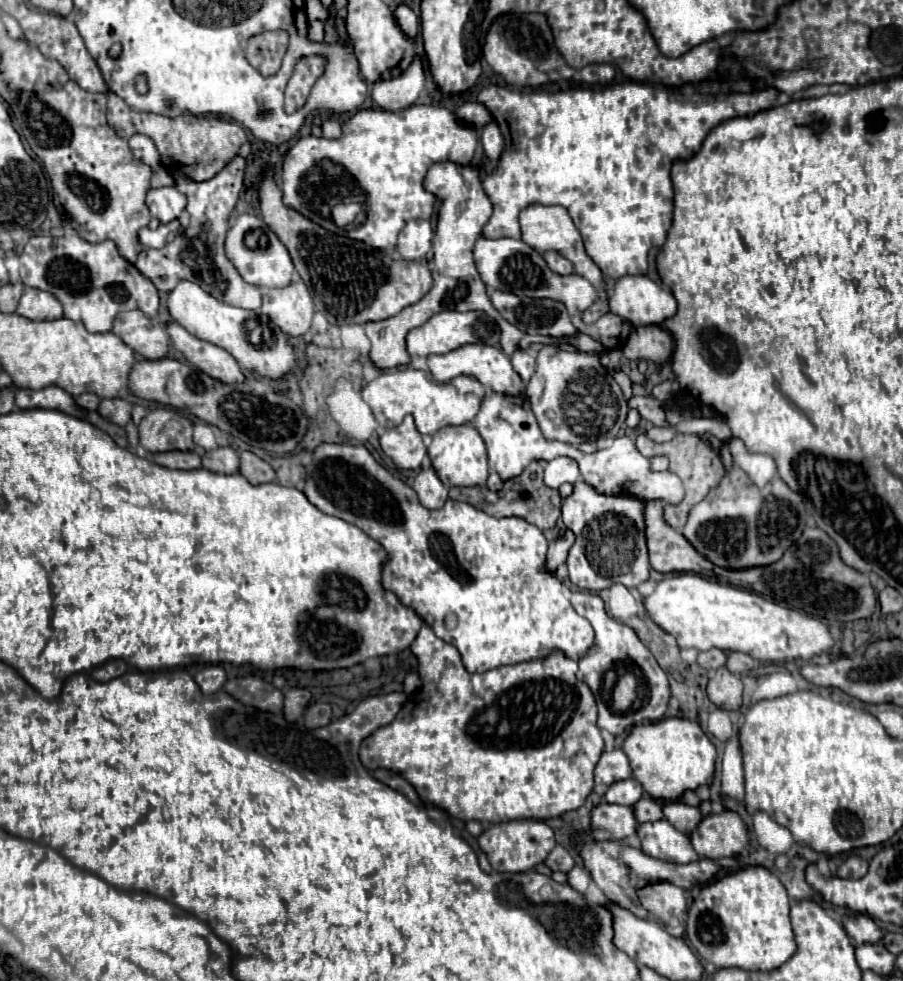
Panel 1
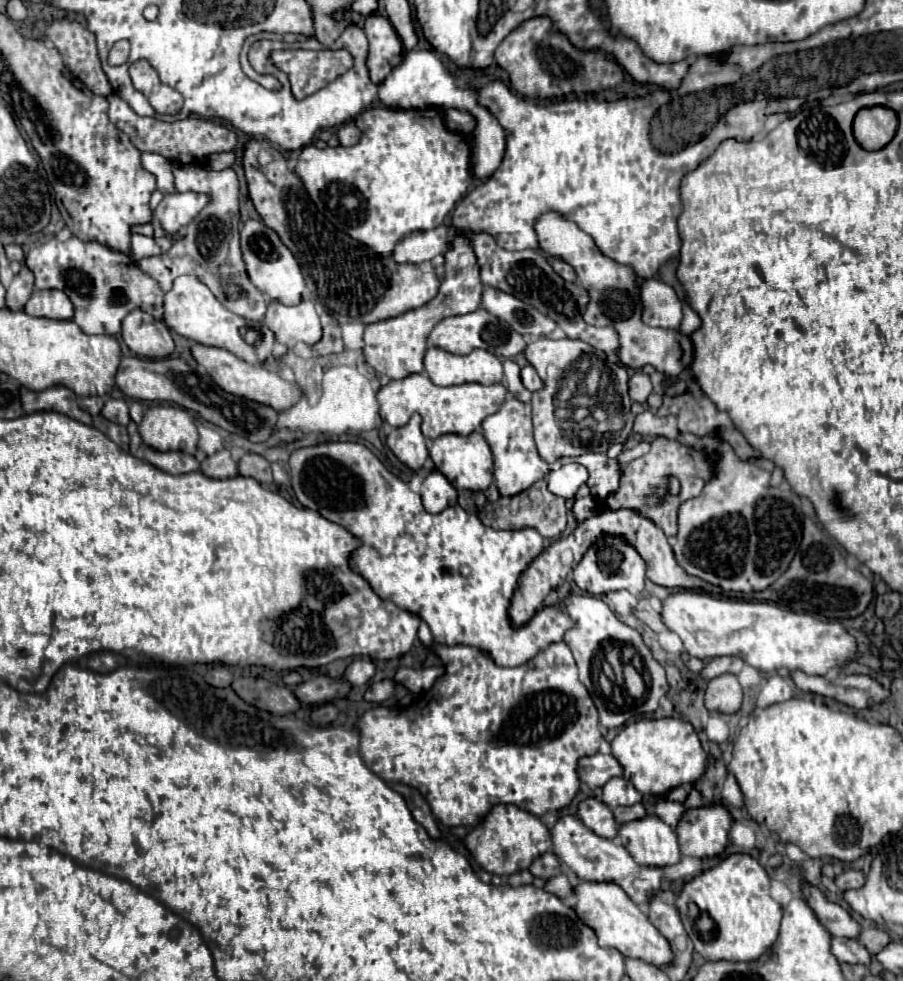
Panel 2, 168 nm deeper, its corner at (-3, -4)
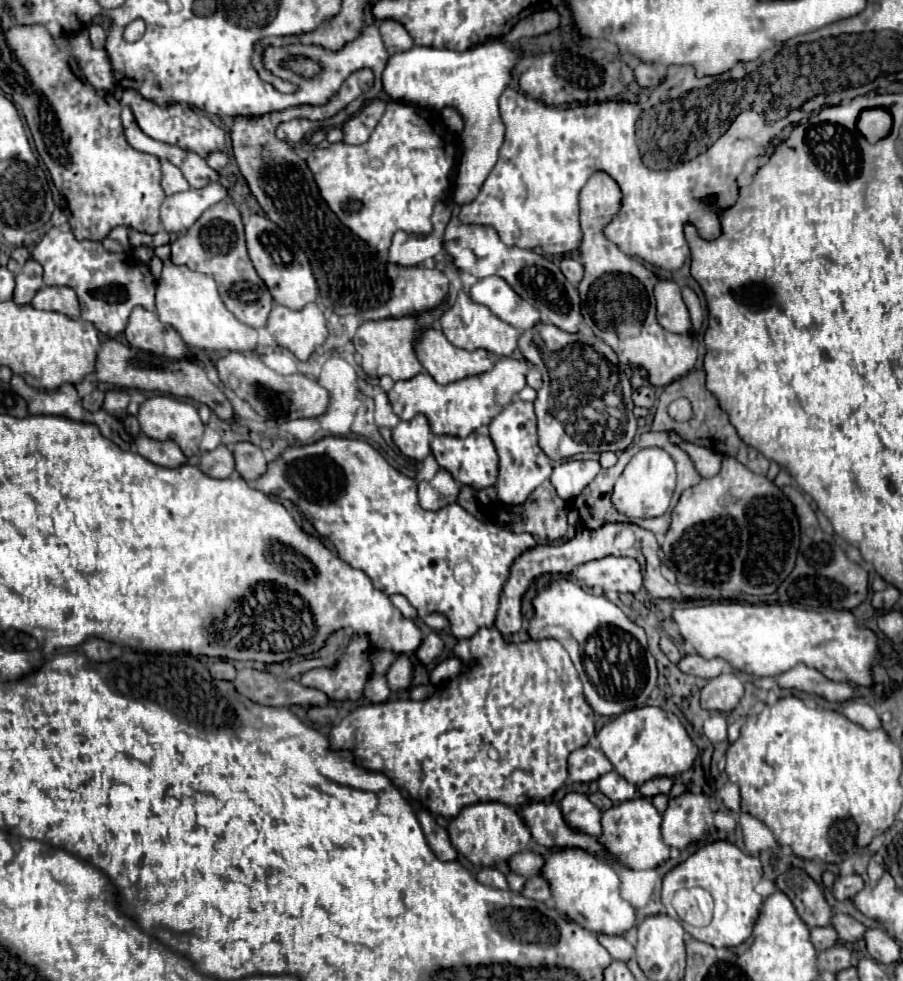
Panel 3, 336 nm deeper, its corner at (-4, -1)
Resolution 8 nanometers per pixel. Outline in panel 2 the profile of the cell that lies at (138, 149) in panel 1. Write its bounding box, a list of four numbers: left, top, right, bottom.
[141,153,173,193]

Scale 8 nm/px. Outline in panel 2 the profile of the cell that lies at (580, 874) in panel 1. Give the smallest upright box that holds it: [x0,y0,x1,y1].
[545,875,575,899]

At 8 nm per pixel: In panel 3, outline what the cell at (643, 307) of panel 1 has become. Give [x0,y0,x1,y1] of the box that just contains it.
[654,280,692,334]

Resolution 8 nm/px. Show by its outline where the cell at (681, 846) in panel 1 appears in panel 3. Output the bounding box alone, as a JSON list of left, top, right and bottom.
[600,798,668,870]

